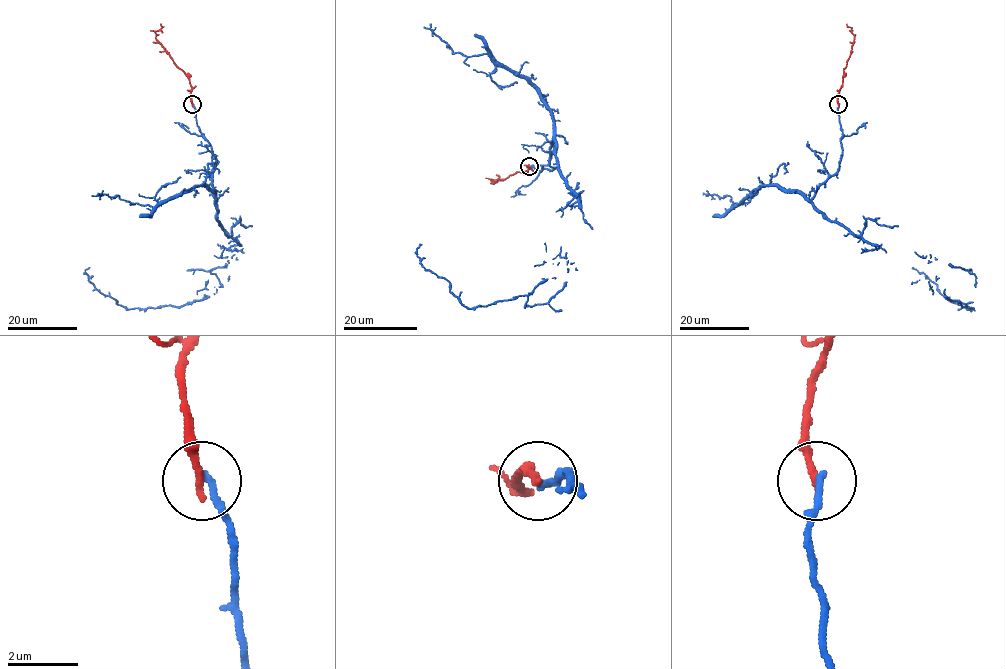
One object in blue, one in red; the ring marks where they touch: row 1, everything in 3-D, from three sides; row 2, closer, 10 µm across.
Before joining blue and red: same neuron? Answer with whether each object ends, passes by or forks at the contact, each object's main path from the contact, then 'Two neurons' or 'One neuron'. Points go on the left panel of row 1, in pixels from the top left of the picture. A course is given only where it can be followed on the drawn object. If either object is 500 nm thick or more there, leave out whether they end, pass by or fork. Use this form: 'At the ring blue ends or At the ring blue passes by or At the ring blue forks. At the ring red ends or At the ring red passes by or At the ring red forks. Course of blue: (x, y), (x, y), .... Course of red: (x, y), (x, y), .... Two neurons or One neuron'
At the ring blue ends. At the ring red ends. Course of blue: (192, 104), (217, 164), (217, 218), (238, 244), (224, 247), (206, 297), (126, 309), (90, 282), (90, 267). Course of red: (192, 104), (189, 77), (156, 38), (156, 32), (163, 27), (160, 23). Two neurons

